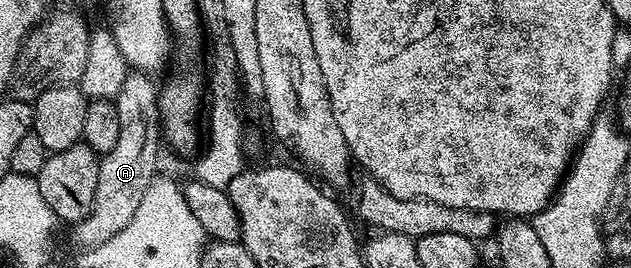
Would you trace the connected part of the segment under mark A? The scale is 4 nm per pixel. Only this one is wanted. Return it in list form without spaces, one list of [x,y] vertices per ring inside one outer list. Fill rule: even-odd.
[[[129,71],[122,90],[114,98],[119,120],[118,141],[99,159],[98,183],[91,210],[73,225],[74,240],[80,248],[96,247],[118,234],[132,219],[144,191],[157,173],[160,144],[162,148],[161,114],[159,89],[151,80],[147,73]]]

